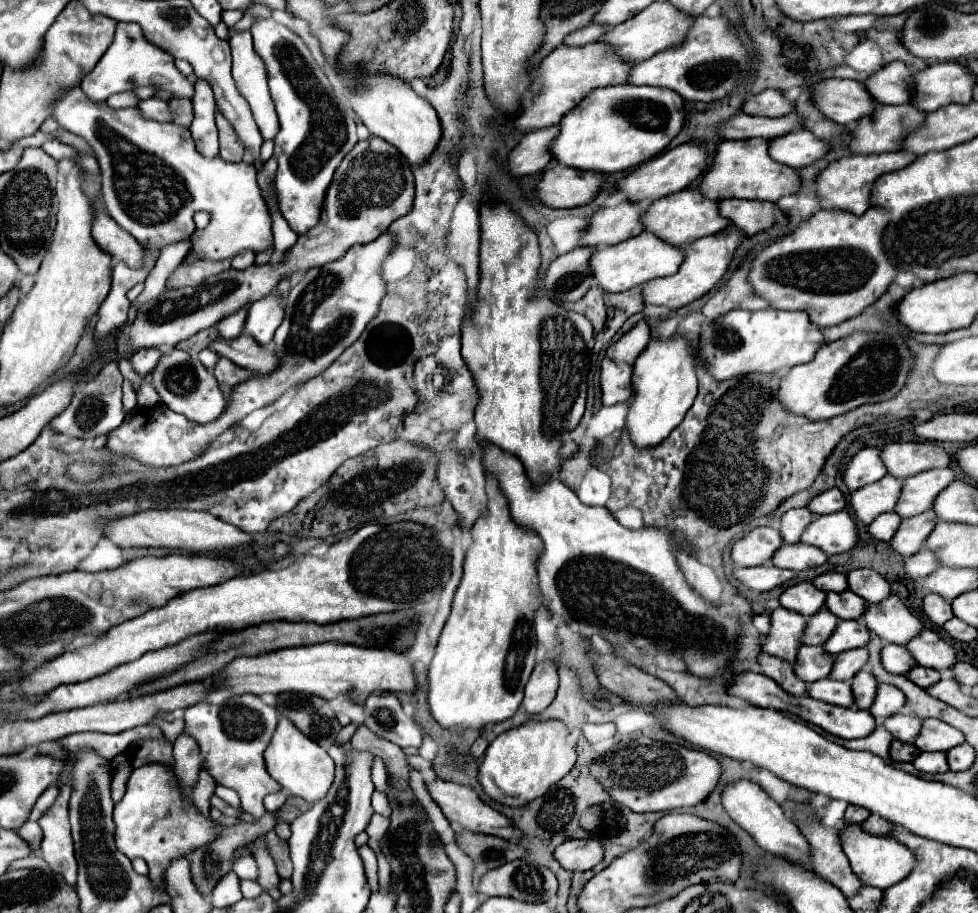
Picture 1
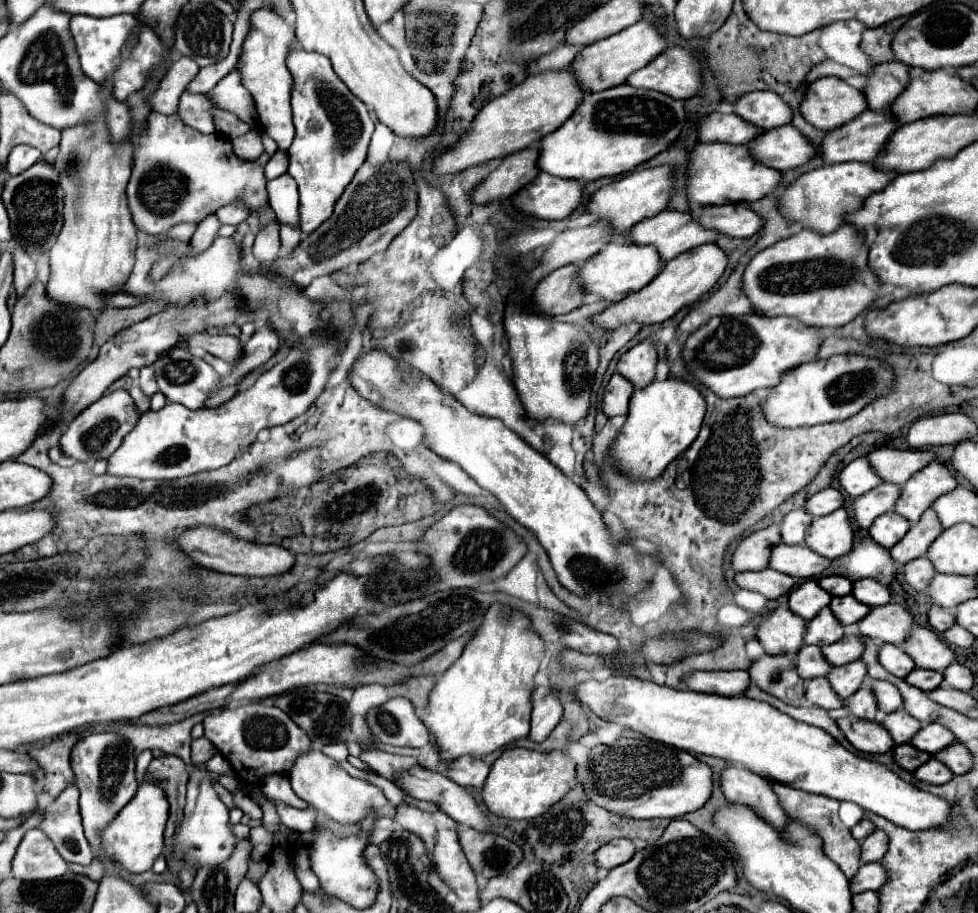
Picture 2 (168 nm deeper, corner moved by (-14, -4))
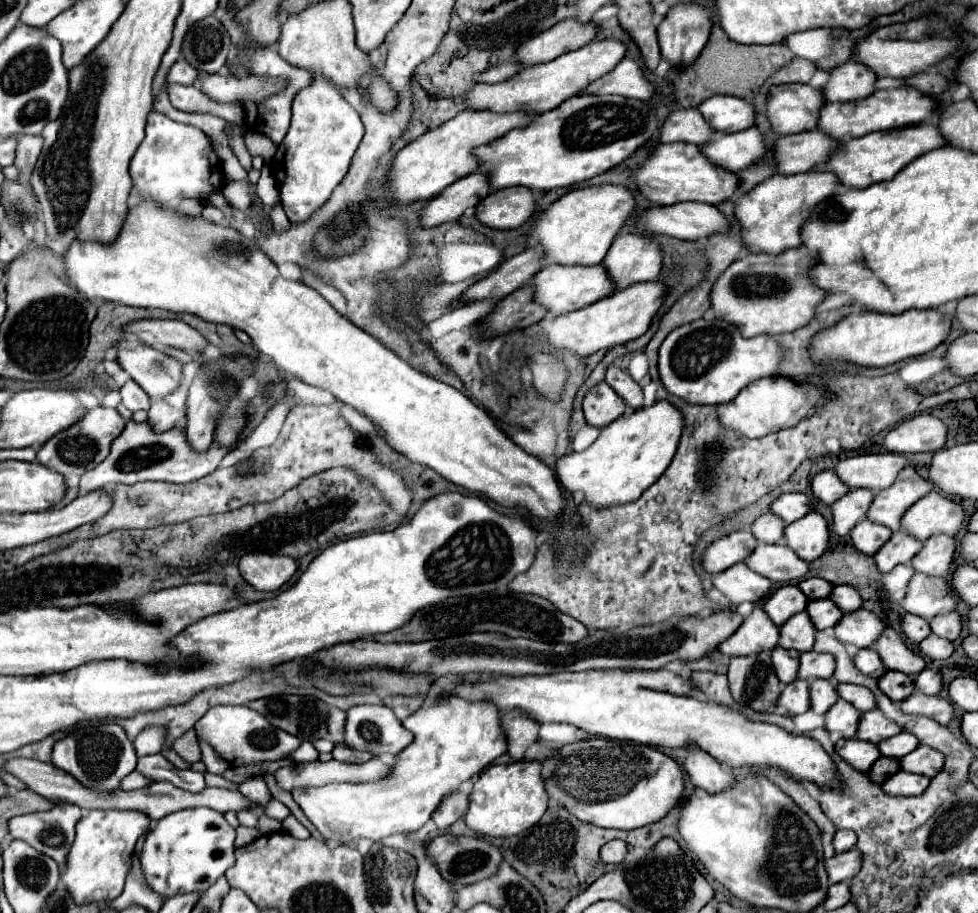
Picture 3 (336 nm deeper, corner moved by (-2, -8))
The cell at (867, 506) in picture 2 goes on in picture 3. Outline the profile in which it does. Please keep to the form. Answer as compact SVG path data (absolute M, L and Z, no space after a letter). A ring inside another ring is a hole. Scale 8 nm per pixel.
M853 488L843 498L833 502L833 532L837 536L847 536L857 522L865 520L873 496L875 494L867 488Z

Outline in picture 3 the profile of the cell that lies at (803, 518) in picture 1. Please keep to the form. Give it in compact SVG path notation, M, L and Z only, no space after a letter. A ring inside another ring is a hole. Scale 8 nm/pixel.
M765 512L751 524L751 534L757 538L757 542L775 544L783 540L783 528L785 528L785 522L779 516Z

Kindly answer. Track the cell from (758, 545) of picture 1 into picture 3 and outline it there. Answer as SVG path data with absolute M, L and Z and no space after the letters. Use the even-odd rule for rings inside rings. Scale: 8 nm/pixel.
M745 530L731 532L707 546L707 550L703 552L703 568L709 574L719 574L733 564L743 562L753 552L755 546L757 540L751 532Z

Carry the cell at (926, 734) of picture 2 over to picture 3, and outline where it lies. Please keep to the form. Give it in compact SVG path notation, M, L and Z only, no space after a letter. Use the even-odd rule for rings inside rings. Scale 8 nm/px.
M899 732L897 736L883 740L883 744L877 744L881 756L891 756L897 760L907 756L909 752L913 752L917 746L919 746L917 738L913 734L907 734L907 732Z

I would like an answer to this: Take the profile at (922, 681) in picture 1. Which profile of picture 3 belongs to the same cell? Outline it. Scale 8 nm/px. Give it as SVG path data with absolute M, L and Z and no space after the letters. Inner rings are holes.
M885 672L885 676L879 678L877 684L879 684L879 690L895 702L905 700L915 690L913 678L903 672Z

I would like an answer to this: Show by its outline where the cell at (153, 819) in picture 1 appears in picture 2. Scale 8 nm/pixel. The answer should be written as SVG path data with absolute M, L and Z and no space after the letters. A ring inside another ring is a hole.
M141 784L135 798L103 830L103 852L117 860L131 874L151 870L153 862L163 852L163 832L167 816L169 816L167 796L163 796L163 792L155 788L155 784Z

